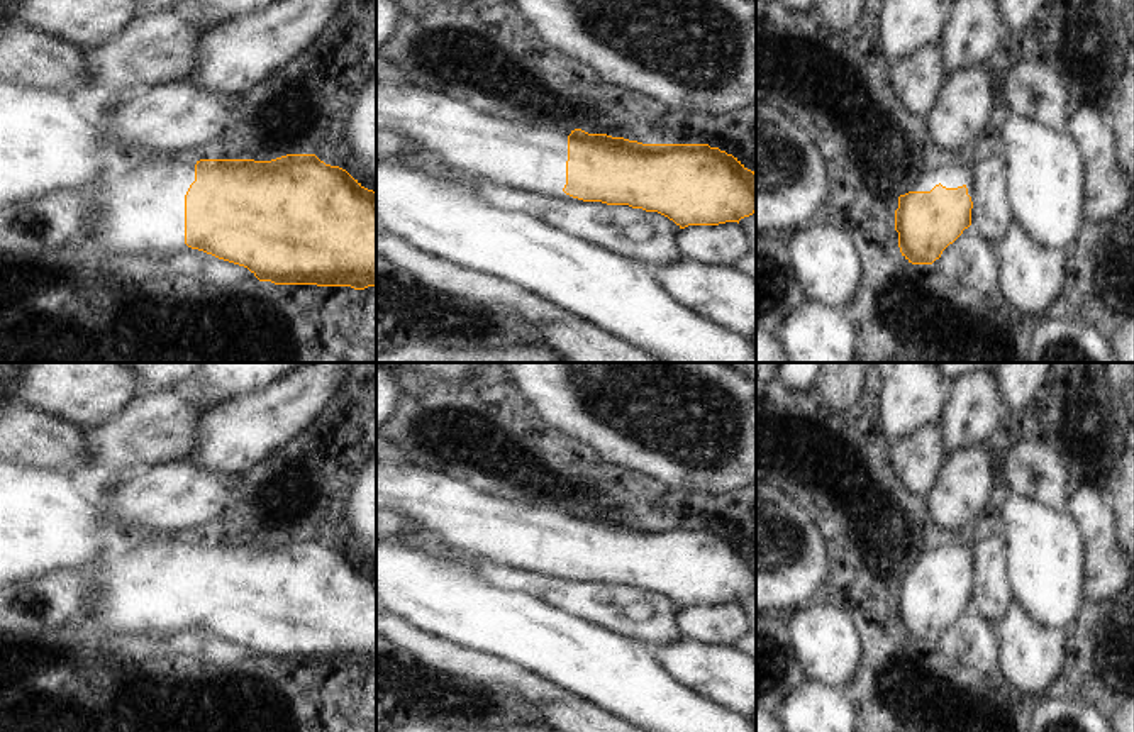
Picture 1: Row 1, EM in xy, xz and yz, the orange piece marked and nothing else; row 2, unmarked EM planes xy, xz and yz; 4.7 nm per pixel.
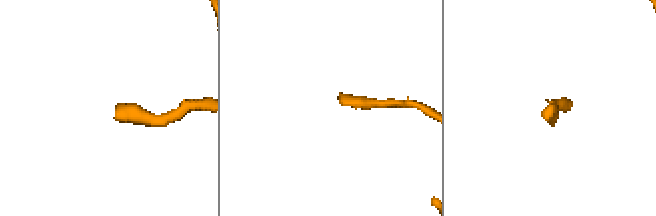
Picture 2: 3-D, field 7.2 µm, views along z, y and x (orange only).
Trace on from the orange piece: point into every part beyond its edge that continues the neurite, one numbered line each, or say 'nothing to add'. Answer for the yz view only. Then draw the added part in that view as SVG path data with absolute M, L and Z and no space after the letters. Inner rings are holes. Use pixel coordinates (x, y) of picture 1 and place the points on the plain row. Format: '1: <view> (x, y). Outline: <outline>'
1: yz (951, 558). Outline: M948 544L944 547L944 554L931 563L927 563L926 571L931 571L936 564L942 564L946 568L958 568L964 564L964 557L959 552L959 549L956 549L954 546Z

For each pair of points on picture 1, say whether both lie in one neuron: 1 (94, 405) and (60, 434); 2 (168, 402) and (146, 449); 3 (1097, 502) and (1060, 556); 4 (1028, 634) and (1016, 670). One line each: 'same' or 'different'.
1: different
2: same
3: different
4: same

